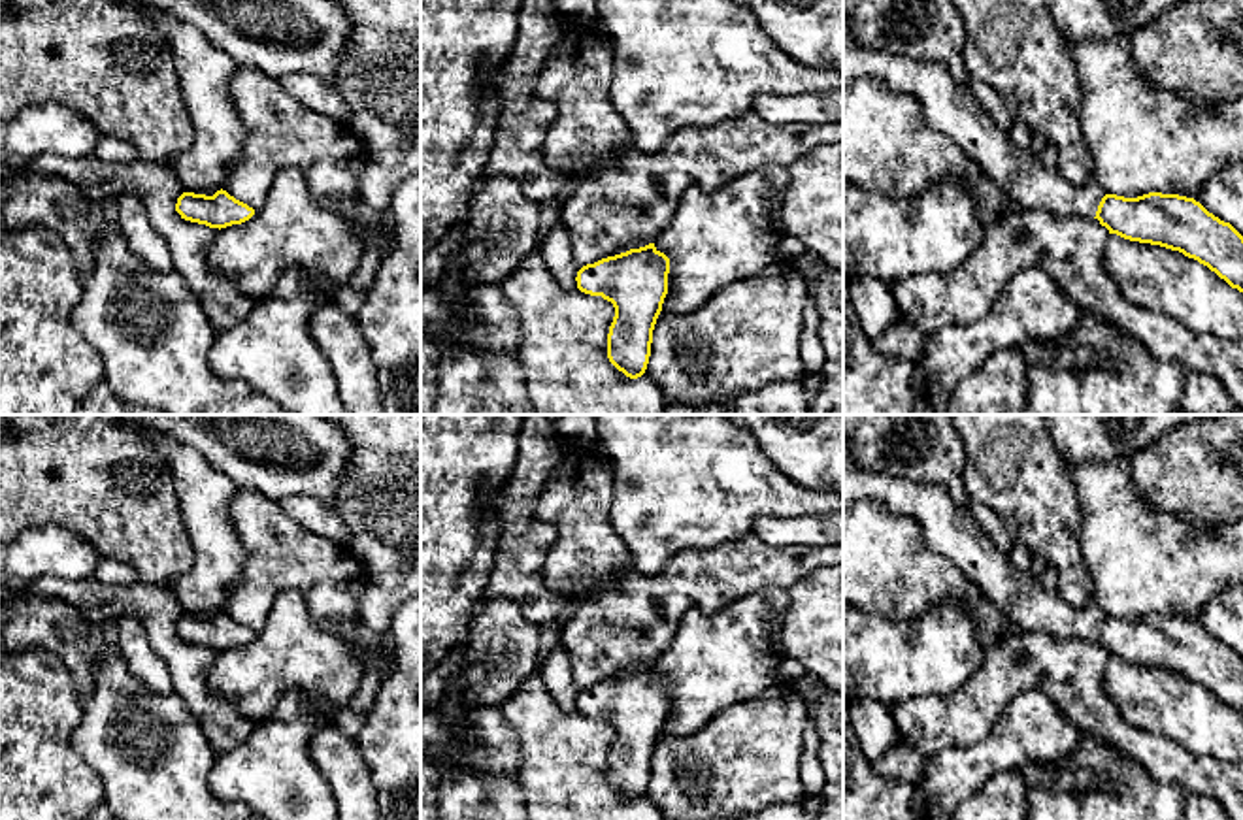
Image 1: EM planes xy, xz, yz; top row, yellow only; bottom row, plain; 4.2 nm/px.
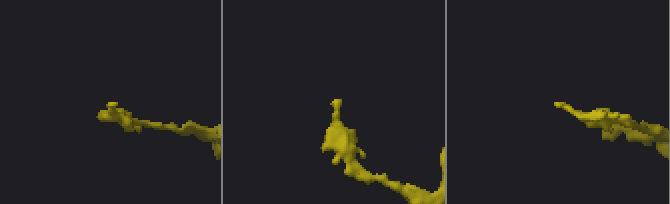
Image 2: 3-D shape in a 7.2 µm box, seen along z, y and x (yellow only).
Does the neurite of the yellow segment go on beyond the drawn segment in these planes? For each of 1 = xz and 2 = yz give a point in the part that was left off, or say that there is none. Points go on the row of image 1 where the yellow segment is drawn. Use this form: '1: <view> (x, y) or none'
1: none
2: yz (949, 108)

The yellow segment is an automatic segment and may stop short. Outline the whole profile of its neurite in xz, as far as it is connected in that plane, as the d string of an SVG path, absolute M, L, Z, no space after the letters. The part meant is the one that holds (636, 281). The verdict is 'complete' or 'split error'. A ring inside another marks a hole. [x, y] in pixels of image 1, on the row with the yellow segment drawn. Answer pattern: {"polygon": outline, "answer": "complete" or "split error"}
{"polygon": "M655 243L587 264L577 288L615 307L607 334L609 362L630 379L645 373L653 330L668 294L670 258Z", "answer": "complete"}

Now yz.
{"polygon": "M843 17L843 83L864 77L879 77L894 92L917 98L926 123L949 136L1003 190L1013 205L1098 219L1109 234L1179 251L1207 266L1232 288L1243 292L1243 236L1230 222L1209 213L1194 198L1179 194L1149 192L1137 198L1124 198L1105 194L1096 179L1085 185L1069 183L1056 170L1047 170L1032 149L1017 147L1007 130L1002 130L992 121L971 90L958 85L941 62L860 47Z", "answer": "split error"}

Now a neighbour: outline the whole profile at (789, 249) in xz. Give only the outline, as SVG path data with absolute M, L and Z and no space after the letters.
M785 234L775 247L777 260L781 262L794 262L805 253L805 245L788 234Z

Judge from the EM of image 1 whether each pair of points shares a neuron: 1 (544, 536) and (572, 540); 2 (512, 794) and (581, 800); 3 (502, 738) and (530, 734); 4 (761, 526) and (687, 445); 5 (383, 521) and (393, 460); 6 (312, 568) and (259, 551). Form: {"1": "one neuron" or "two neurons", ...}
{"1": "two neurons", "2": "two neurons", "3": "two neurons", "4": "two neurons", "5": "one neuron", "6": "one neuron"}

